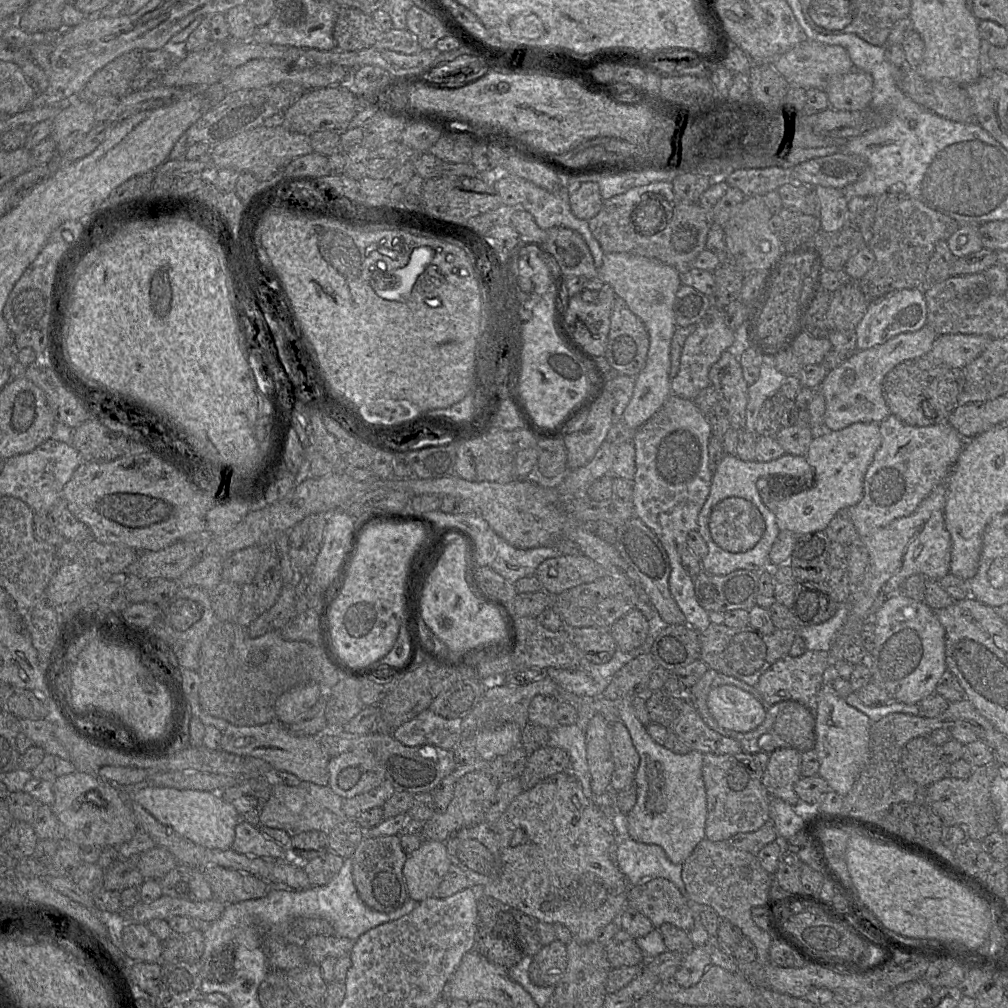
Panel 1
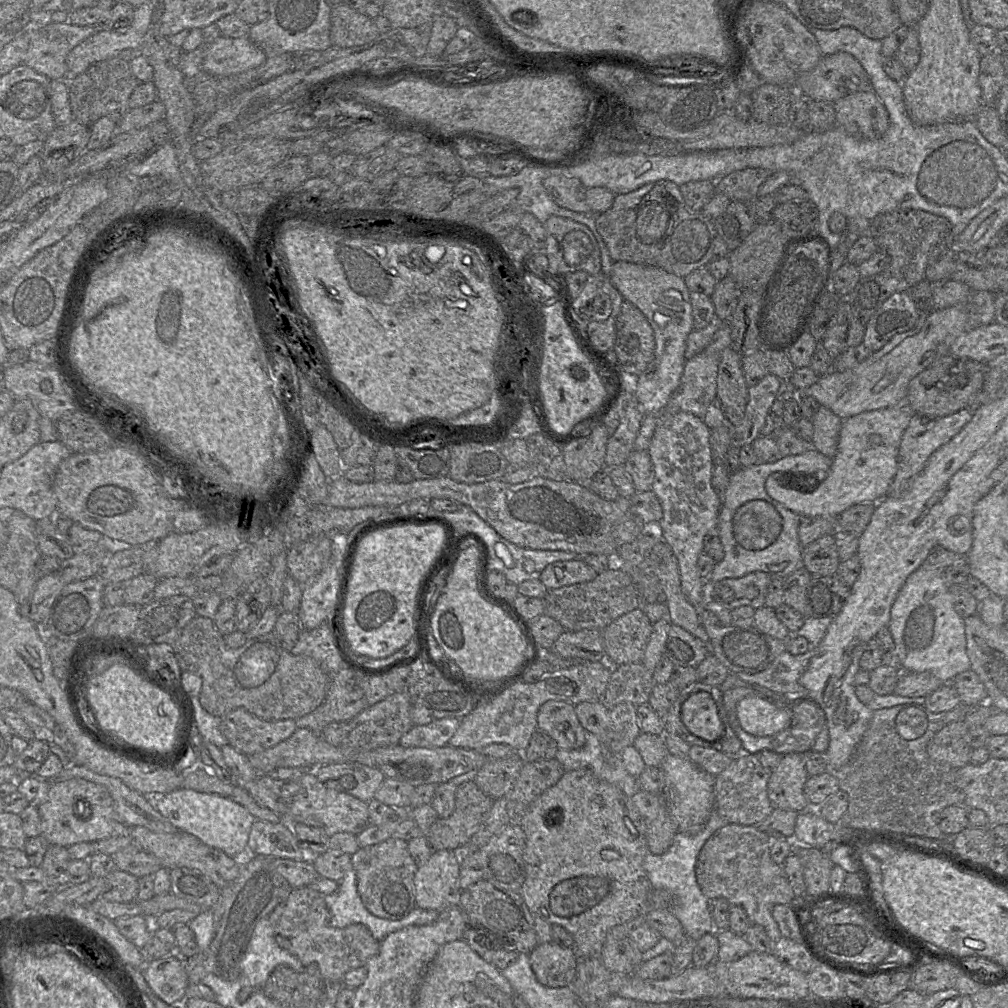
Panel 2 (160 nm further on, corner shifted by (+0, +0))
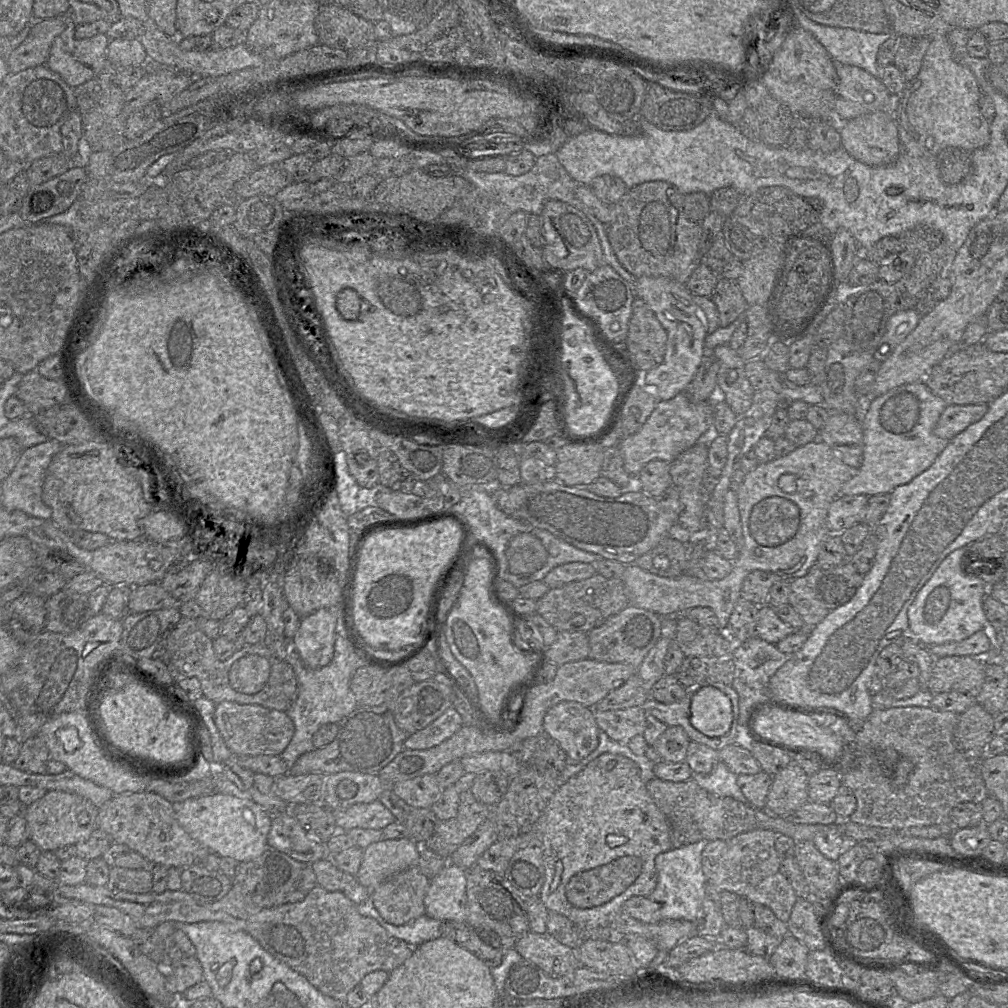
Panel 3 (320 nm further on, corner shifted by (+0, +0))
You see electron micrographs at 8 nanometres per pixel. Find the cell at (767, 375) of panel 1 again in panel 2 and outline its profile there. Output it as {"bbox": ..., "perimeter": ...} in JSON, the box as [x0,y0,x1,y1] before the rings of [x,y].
{"bbox":[730,373,781,447],"perimeter":[[[768,373],[757,385],[748,388],[748,403],[739,425],[730,426],[731,447],[752,444],[761,436],[766,416],[776,399],[781,379]]]}

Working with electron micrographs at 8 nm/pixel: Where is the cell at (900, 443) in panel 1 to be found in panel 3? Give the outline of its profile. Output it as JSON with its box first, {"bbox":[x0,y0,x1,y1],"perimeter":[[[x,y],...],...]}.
{"bbox":[934,403,987,440],"perimeter":[[[987,403],[971,405],[950,404],[940,415],[934,428],[934,434],[940,438],[950,440],[969,425],[979,421],[987,410]]]}

